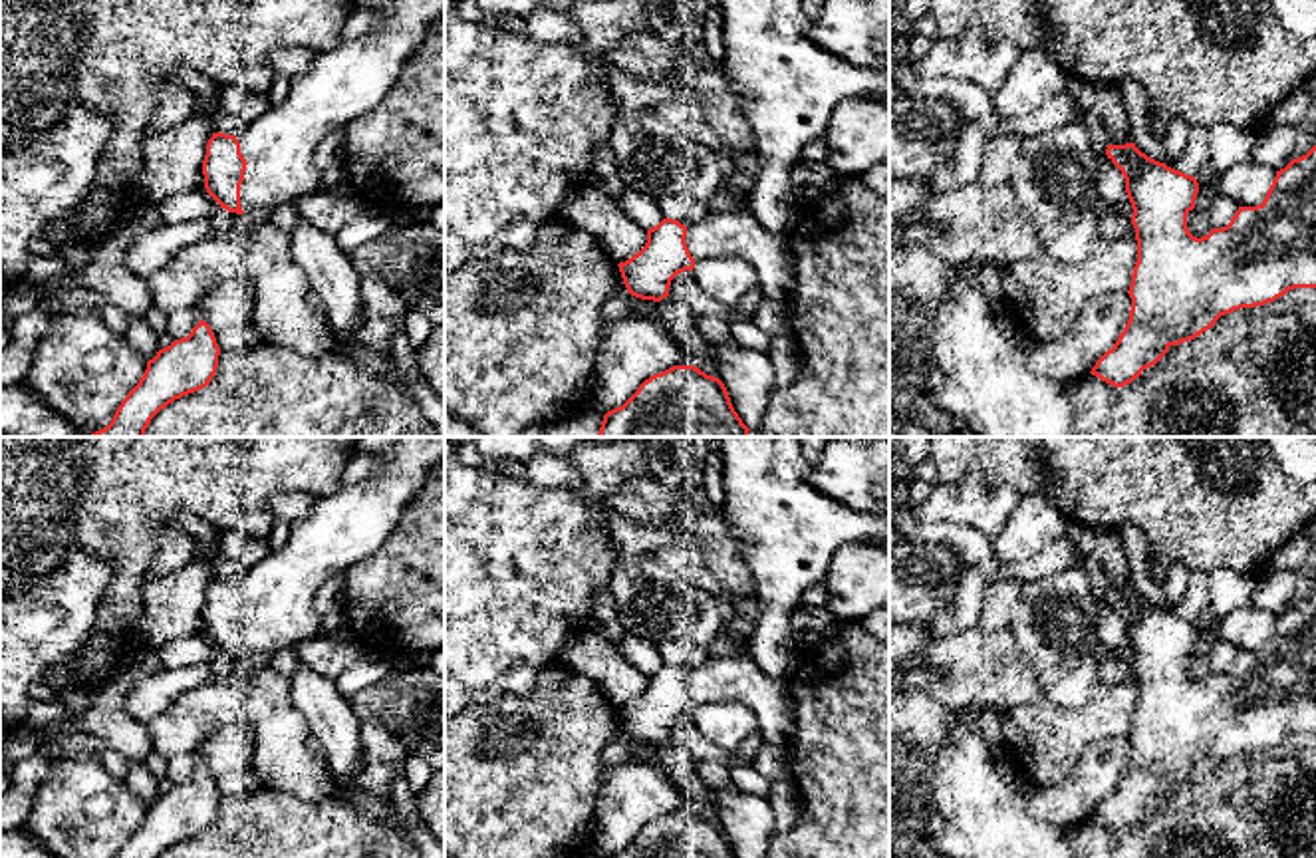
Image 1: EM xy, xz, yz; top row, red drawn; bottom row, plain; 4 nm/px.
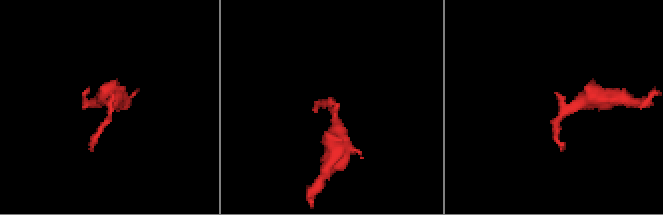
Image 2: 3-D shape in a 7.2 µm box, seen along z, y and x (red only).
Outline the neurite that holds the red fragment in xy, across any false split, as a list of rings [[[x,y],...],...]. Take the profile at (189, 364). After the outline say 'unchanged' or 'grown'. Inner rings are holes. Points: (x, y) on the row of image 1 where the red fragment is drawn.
[[[200,320],[187,338],[175,340],[147,361],[143,377],[121,401],[111,423],[85,437],[145,437],[161,409],[210,383],[218,356],[216,338]]] | unchanged

